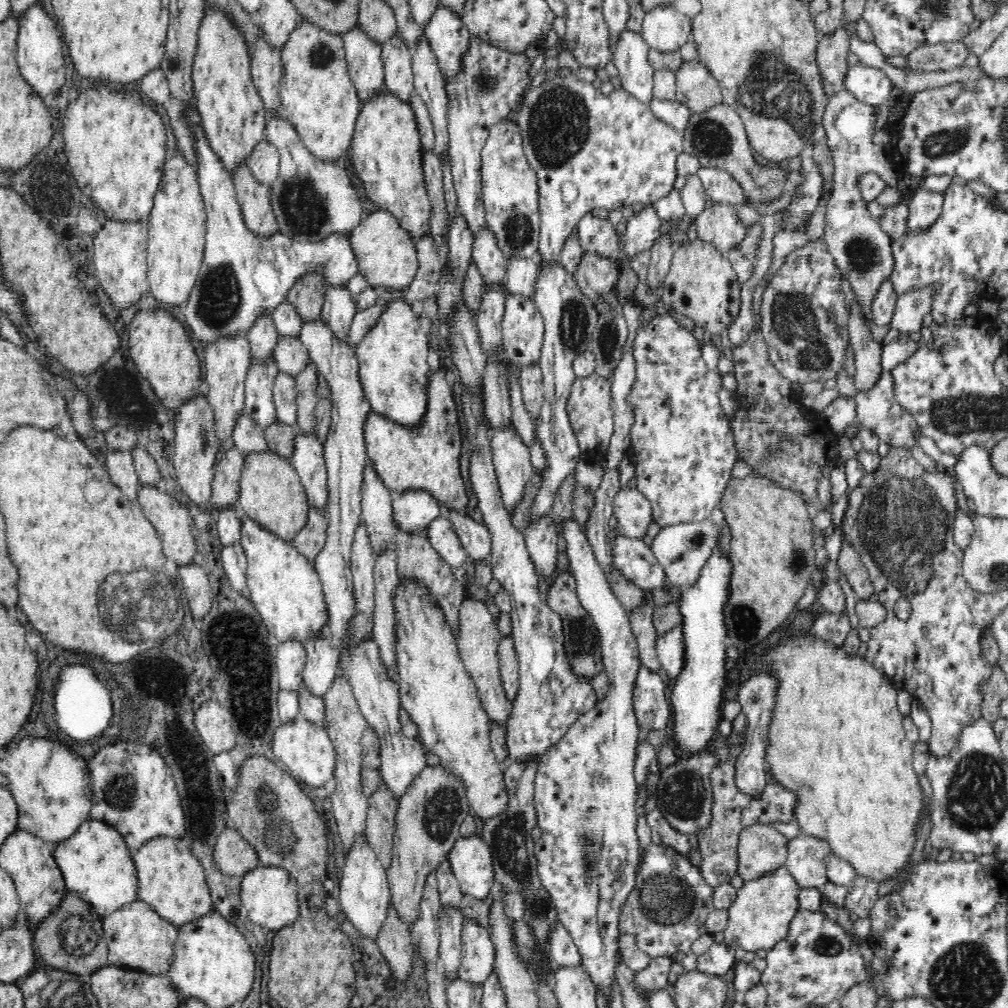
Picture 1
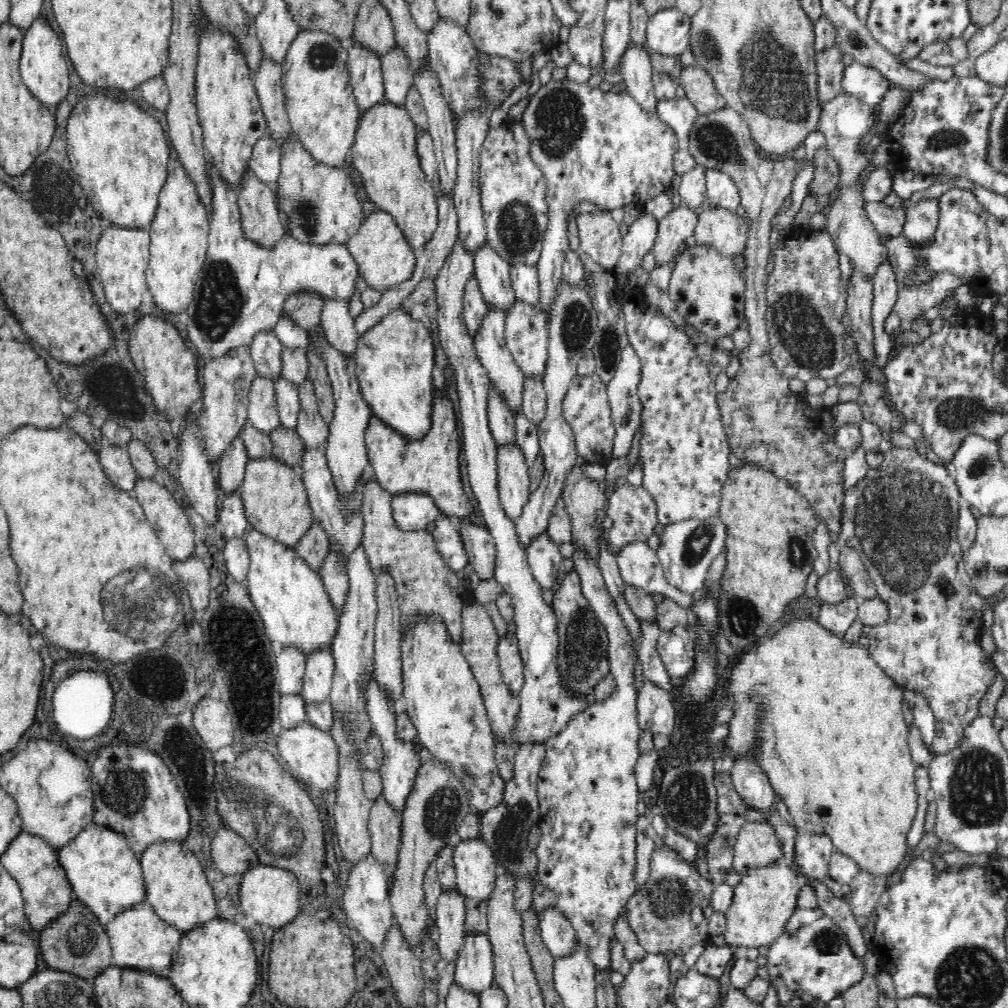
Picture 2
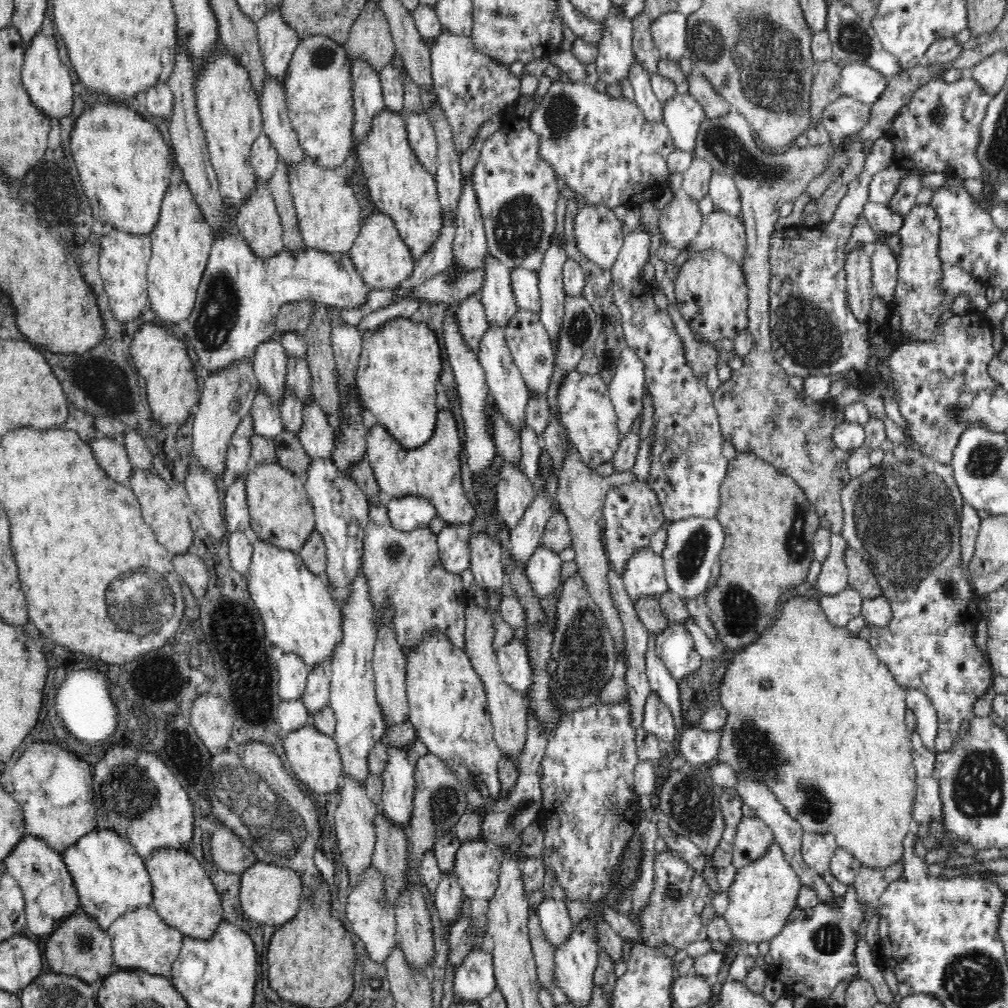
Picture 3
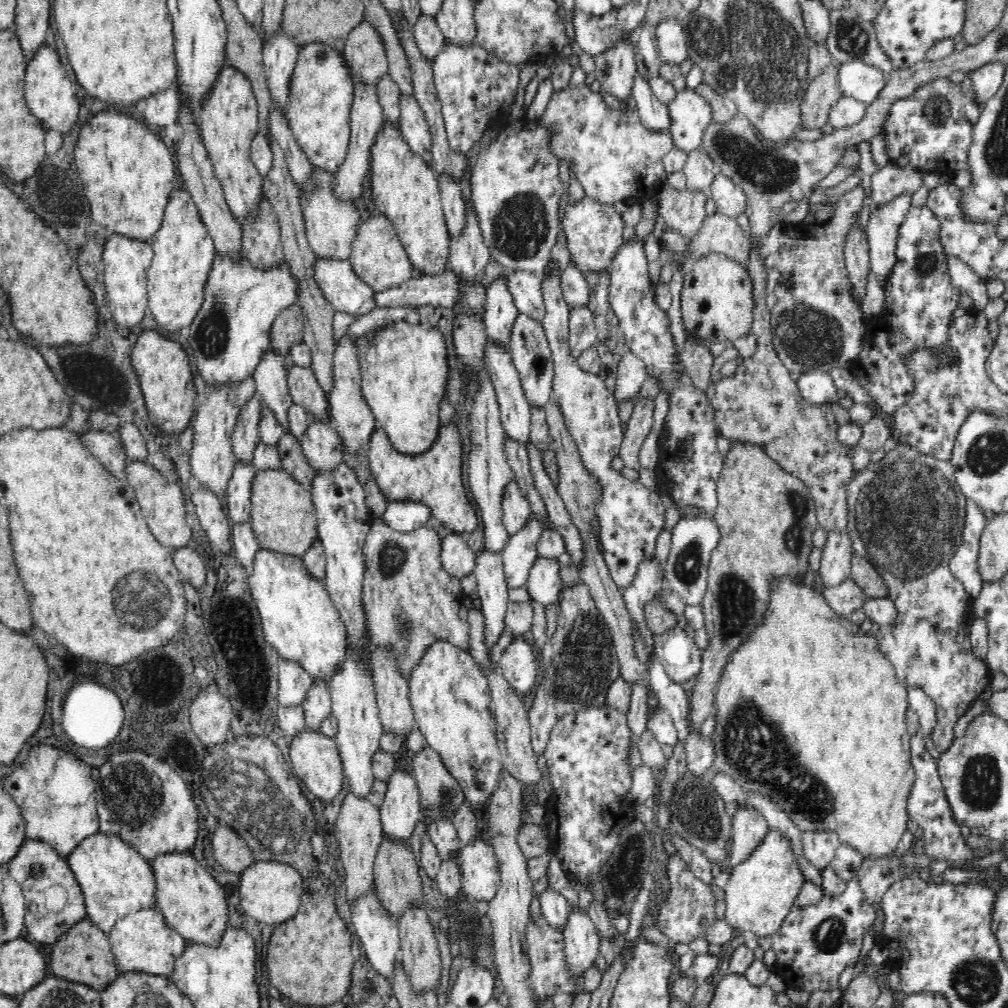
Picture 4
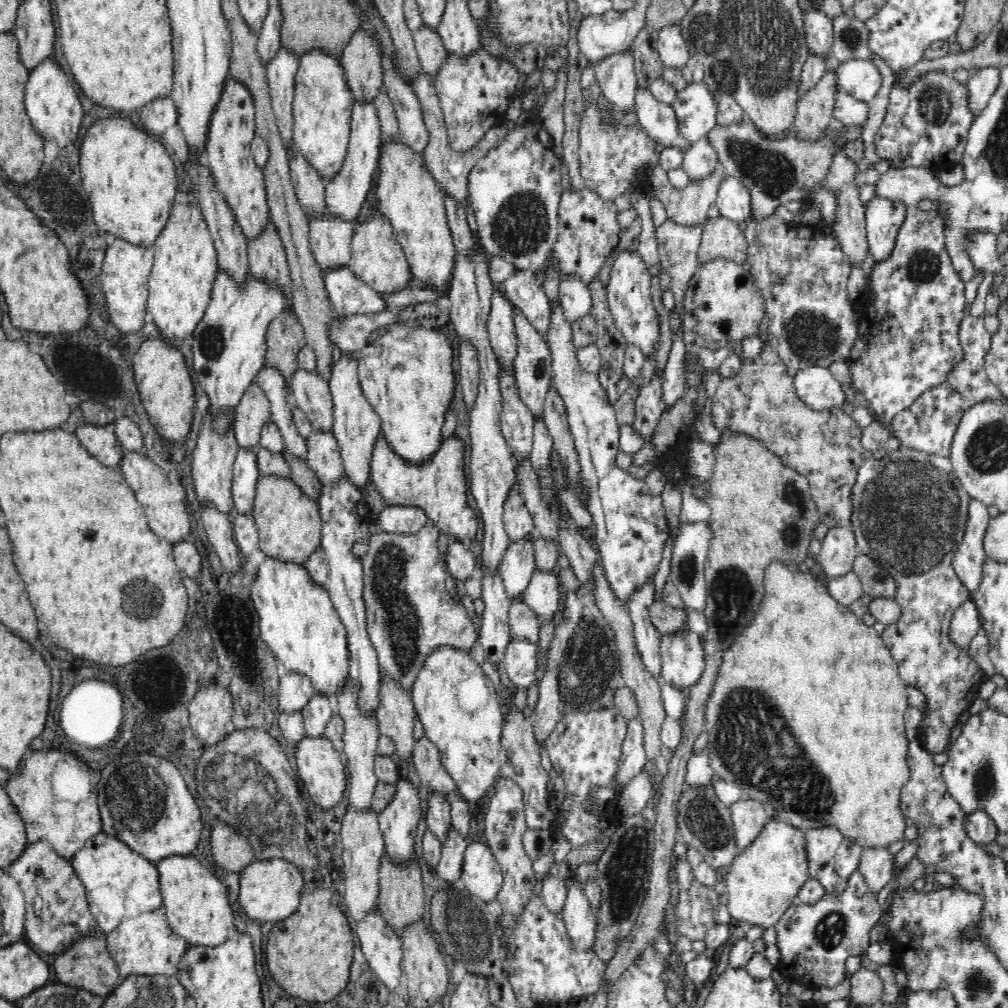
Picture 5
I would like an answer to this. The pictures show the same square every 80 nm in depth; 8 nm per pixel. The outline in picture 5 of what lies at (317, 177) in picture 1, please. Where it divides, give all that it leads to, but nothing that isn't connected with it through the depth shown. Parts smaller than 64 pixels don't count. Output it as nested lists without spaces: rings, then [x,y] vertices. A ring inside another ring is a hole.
[[[326,208],[321,214],[310,215],[308,224],[309,243],[321,270],[349,265],[356,219],[347,222],[336,214],[331,214],[329,208]]]

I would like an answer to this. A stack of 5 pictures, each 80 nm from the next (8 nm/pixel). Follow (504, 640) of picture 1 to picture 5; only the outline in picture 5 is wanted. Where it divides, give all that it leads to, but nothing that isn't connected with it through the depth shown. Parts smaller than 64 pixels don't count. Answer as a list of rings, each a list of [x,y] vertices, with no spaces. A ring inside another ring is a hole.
[[[512,639],[503,659],[508,679],[516,688],[527,688],[536,680],[538,644],[527,639]]]

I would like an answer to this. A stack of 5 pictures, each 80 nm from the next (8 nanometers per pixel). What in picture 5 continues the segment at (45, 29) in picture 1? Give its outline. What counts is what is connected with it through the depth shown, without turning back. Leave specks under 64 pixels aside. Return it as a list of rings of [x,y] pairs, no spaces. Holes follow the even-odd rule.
[[[54,55],[46,58],[44,62],[38,64],[36,68],[29,71],[29,78],[25,84],[25,108],[31,124],[34,125],[35,131],[42,138],[50,140],[54,138],[60,148],[72,144],[78,138],[80,124],[82,124],[82,112],[78,94],[74,90],[74,84],[70,78],[66,77],[64,70],[58,65]]]

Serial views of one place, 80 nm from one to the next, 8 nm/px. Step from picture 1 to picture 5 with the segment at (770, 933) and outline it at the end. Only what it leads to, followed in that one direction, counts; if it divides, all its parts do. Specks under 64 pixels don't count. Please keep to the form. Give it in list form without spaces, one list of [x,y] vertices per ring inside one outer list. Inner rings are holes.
[[[772,818],[763,825],[755,841],[723,871],[724,893],[728,896],[727,909],[732,923],[747,922],[766,930],[775,927],[788,907],[796,902],[802,885],[810,879],[804,831],[785,819]]]

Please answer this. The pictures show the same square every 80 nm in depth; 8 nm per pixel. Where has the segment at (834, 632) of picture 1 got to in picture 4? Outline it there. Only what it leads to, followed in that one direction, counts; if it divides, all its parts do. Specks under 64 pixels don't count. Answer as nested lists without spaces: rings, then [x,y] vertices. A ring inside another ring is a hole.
[[[850,578],[842,581],[842,584],[830,585],[824,593],[827,604],[833,608],[835,614],[846,618],[862,609],[867,600],[864,592]]]

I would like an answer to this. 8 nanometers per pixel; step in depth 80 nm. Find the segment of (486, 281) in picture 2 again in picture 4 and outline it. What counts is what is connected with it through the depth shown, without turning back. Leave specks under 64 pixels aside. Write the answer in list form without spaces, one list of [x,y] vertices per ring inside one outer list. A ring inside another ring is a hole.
[[[506,273],[504,276],[494,278],[486,286],[485,308],[482,316],[487,338],[501,342],[505,348],[508,348],[510,332],[519,313],[513,296],[507,288]]]

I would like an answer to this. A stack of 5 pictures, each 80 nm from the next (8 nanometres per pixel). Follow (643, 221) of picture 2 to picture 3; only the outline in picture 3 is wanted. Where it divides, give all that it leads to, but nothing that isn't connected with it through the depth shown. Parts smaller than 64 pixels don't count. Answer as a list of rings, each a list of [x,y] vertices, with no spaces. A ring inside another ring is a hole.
[[[640,221],[634,231],[624,236],[618,259],[610,269],[615,306],[622,312],[622,338],[643,362],[644,388],[652,400],[654,423],[650,431],[650,470],[646,485],[660,501],[664,522],[690,517],[714,518],[720,508],[719,488],[729,465],[722,453],[725,438],[706,376],[693,373],[669,312],[658,310],[652,296],[644,296],[648,286],[640,280],[640,272],[649,262],[653,235]]]

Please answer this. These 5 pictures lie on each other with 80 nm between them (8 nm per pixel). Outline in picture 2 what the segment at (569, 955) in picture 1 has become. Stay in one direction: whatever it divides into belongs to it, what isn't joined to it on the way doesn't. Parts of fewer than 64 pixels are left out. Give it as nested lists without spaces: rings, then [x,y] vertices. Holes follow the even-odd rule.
[[[556,906],[539,914],[539,929],[544,944],[554,958],[571,955],[578,946],[574,927]]]

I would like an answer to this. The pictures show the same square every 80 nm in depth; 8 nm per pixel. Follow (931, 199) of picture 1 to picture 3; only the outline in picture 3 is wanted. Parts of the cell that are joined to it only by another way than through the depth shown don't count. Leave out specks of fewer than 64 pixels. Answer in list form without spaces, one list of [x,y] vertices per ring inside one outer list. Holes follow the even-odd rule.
[[[914,204],[899,229],[900,256],[898,262],[898,280],[892,310],[900,314],[902,328],[896,334],[890,334],[890,344],[902,344],[902,332],[910,334],[912,340],[936,338],[938,316],[952,306],[952,298],[940,291],[943,265],[938,259],[940,221],[930,204]]]

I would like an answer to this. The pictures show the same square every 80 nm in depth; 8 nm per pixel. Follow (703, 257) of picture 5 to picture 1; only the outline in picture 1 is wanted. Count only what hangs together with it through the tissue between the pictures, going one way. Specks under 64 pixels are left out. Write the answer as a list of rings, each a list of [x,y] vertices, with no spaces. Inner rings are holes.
[[[713,203],[706,207],[694,220],[697,238],[714,244],[719,253],[733,251],[745,239],[747,232],[737,209],[728,203]]]

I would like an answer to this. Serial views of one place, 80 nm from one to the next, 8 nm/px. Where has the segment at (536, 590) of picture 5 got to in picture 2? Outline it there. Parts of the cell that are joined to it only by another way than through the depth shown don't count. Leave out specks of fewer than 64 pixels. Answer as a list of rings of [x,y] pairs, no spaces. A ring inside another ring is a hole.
[[[546,528],[544,533],[534,536],[534,540],[526,548],[527,559],[536,582],[542,590],[552,588],[558,580],[563,557],[558,544],[550,538]]]

